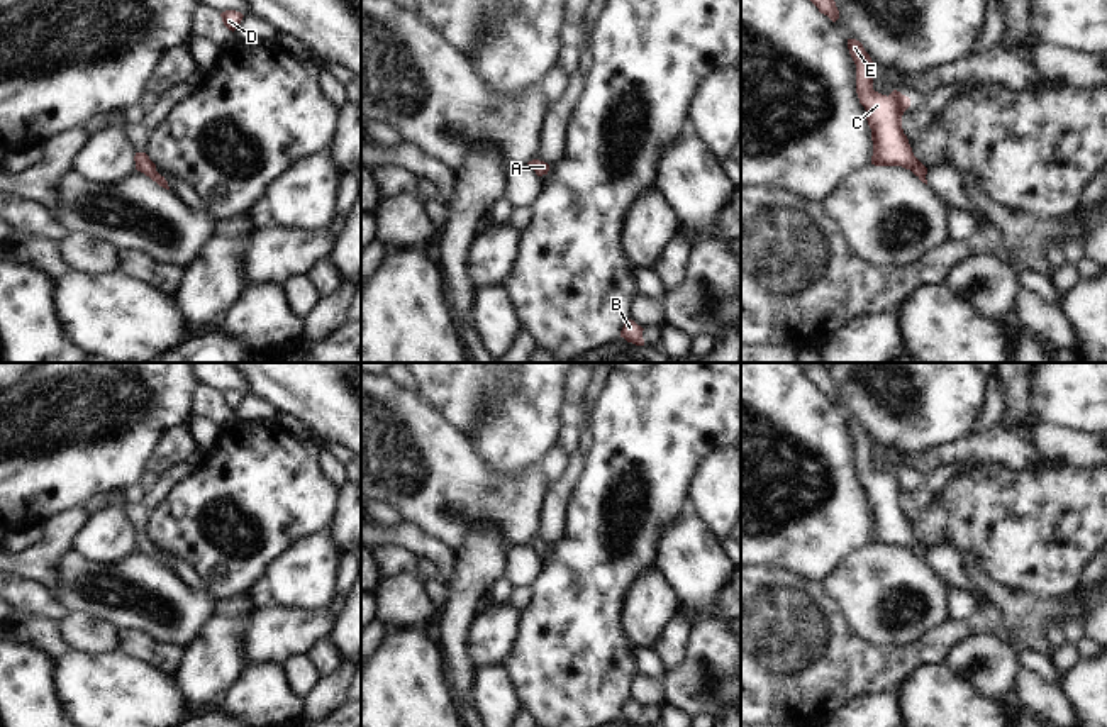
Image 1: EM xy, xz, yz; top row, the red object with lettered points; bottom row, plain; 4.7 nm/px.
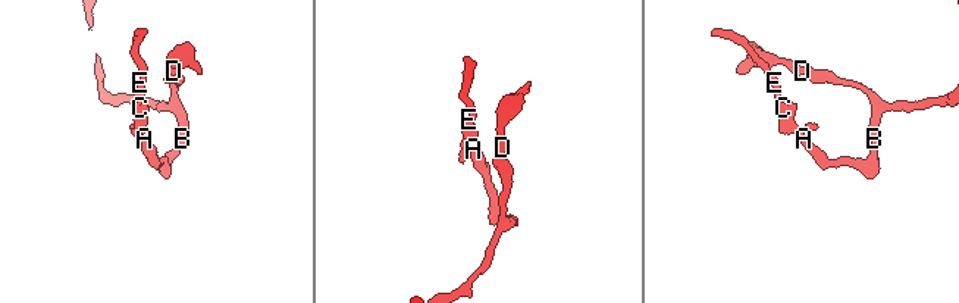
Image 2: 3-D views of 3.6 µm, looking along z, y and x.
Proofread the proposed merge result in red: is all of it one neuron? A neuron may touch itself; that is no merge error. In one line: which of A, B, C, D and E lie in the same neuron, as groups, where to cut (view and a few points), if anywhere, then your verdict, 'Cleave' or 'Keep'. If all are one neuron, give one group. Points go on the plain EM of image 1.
Groups: A B C D E. No split. Keep

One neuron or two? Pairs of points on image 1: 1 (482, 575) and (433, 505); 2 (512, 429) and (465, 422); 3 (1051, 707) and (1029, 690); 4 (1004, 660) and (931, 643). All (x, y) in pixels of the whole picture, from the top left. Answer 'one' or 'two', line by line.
1: two
2: two
3: one
4: two

